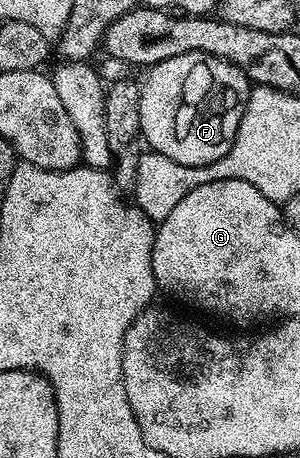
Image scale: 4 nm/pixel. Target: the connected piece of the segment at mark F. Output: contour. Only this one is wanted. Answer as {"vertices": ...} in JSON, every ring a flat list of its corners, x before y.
{"vertices":[[187,52,183,56,171,56,171,60,163,60,159,64,148,67,146,74,149,75,146,76,145,82,142,81,140,83,139,120,141,121,141,137,147,143,148,149,154,154,162,154,171,160,175,160,181,166,206,166,223,156,227,156,227,152,231,148,231,144,235,140,235,136,239,130,241,117,245,111,245,102,249,98,249,91,251,89,249,77,239,67,233,66,221,58,204,54,203,52]]}

